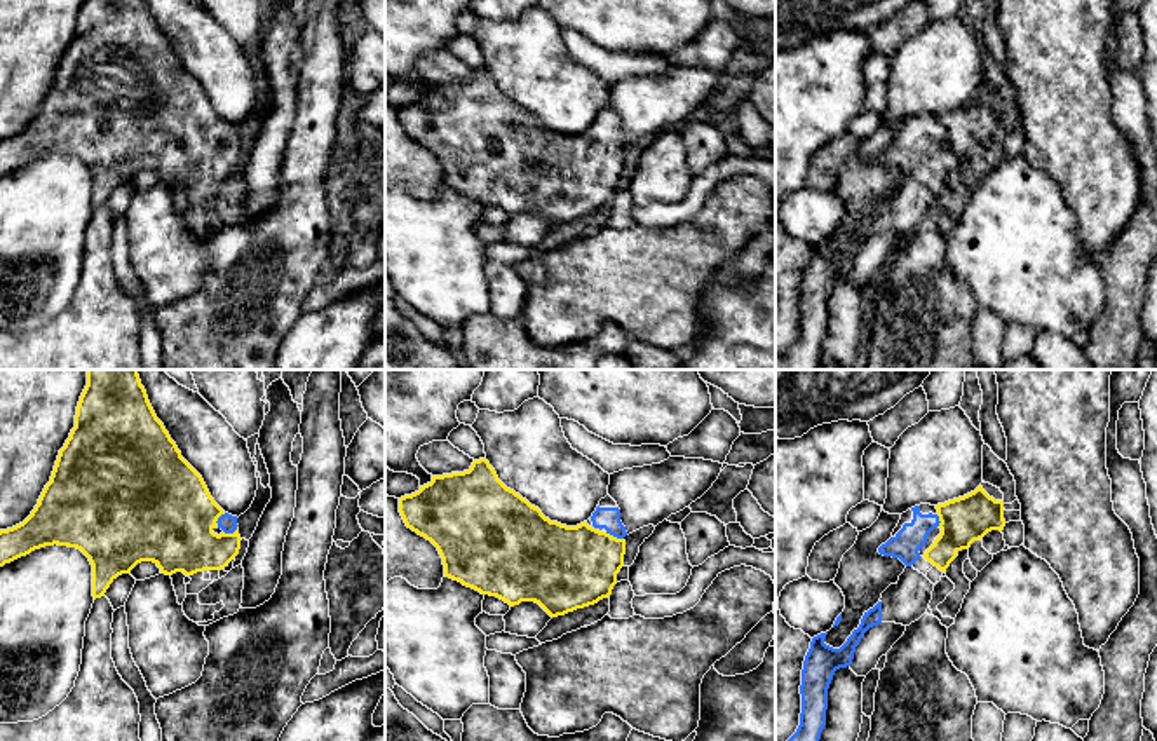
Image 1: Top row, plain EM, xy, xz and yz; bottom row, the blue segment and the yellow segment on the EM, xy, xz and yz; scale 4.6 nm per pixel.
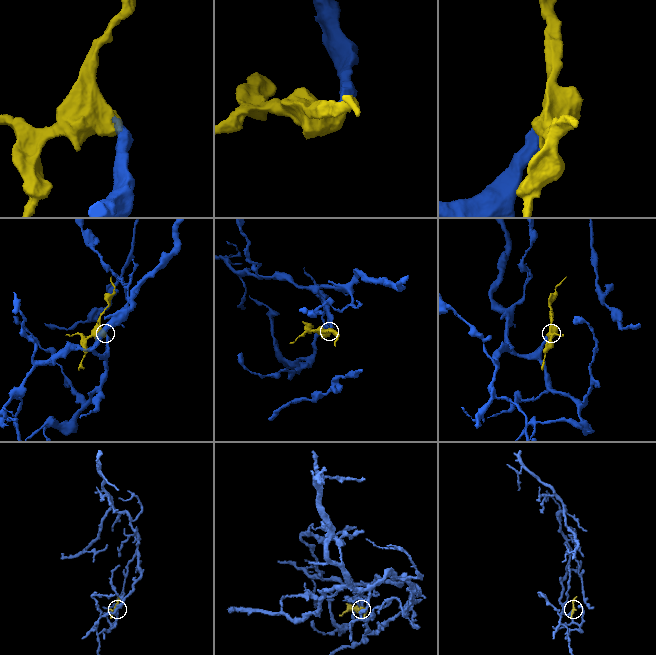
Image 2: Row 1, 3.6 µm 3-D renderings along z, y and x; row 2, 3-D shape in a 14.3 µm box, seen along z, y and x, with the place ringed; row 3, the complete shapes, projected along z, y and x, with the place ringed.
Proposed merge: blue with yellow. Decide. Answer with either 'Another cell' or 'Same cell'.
Same cell

